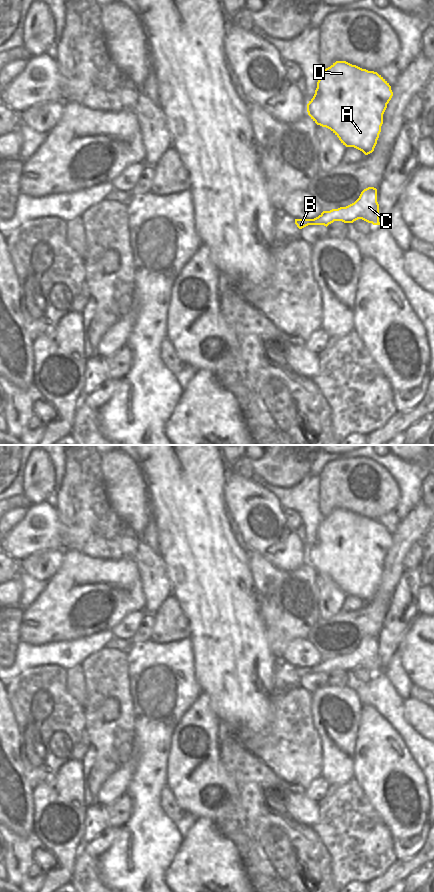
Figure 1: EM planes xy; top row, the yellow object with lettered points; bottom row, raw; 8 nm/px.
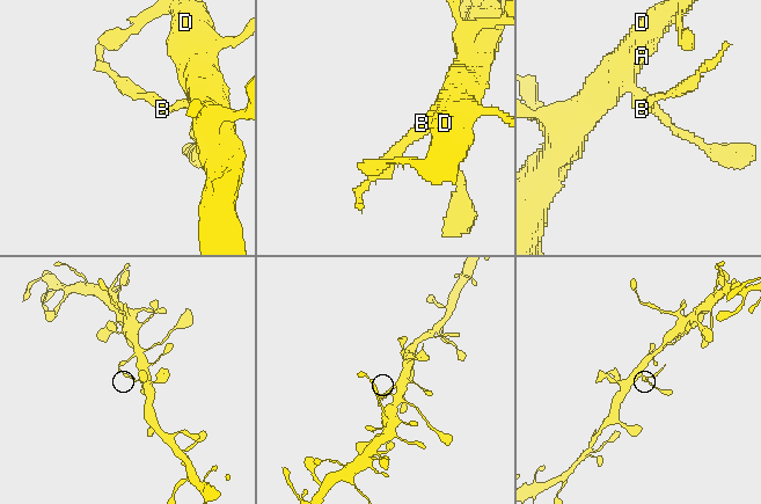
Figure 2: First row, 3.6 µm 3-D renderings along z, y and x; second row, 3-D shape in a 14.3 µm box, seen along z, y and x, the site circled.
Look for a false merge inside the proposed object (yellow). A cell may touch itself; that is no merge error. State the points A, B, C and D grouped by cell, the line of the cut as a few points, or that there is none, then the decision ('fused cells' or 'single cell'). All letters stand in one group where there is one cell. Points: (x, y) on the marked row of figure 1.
groups A C D / B; cut xy (312, 219), (314, 222), (326, 222), (328, 224); fused cells

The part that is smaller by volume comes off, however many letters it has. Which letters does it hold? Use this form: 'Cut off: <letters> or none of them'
Cut off: B

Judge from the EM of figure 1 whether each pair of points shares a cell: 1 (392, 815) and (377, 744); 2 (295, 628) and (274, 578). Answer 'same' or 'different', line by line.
1: same
2: same

